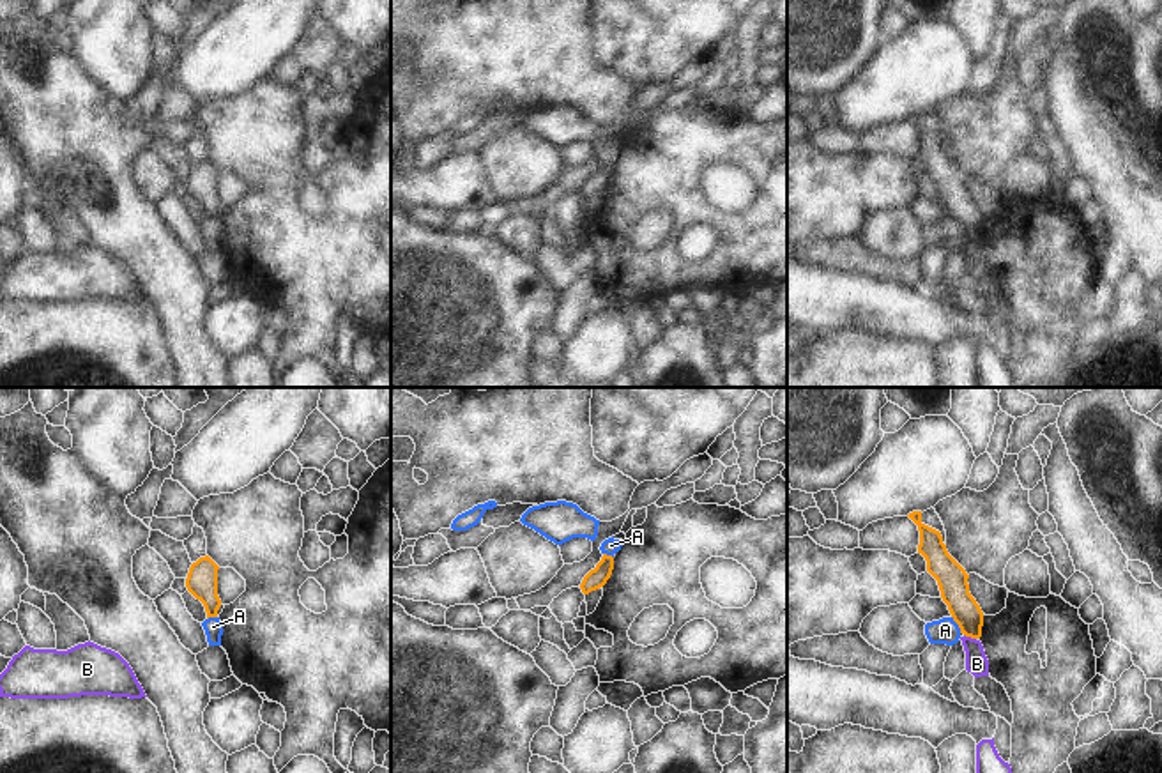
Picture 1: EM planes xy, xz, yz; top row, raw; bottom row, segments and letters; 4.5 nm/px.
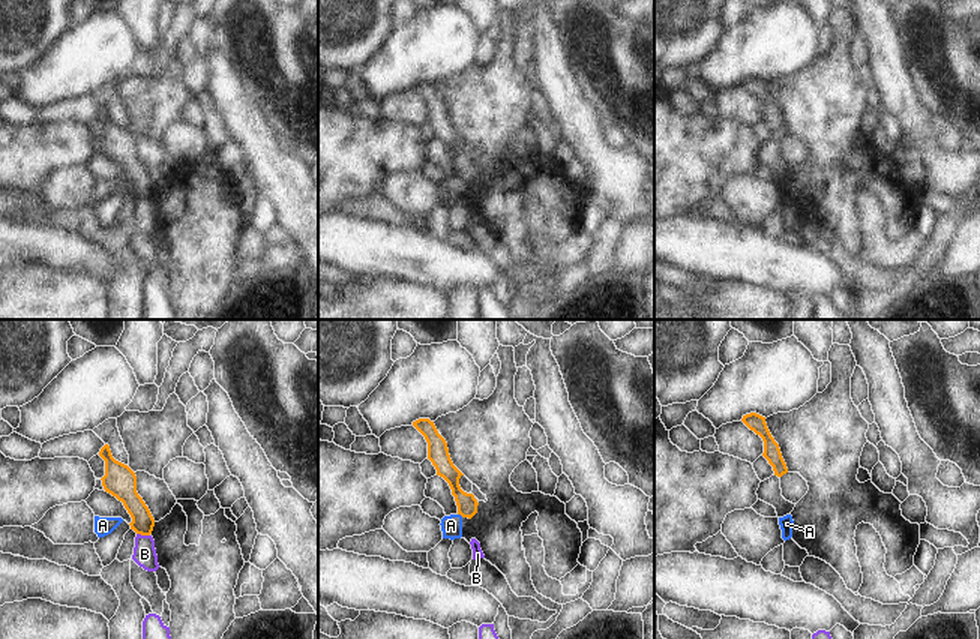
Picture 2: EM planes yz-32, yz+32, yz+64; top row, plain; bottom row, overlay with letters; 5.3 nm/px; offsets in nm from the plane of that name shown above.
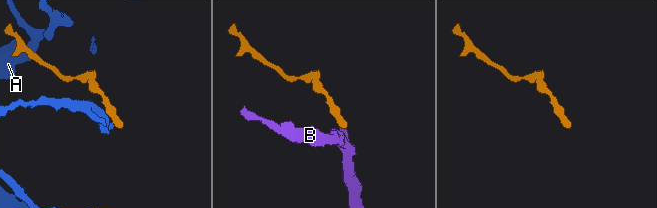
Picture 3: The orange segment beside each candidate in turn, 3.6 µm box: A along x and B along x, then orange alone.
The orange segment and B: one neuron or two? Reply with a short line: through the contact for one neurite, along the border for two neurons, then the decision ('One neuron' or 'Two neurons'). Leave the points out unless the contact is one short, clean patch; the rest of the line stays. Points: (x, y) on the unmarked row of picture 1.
Line: yz (964, 237), (975, 243). Two neurons

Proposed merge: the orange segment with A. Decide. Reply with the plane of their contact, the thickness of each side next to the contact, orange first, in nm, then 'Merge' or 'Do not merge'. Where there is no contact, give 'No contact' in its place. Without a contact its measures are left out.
Touches orange in yz. Thickness 140 nm (orange) against 120 nm. Do not merge

